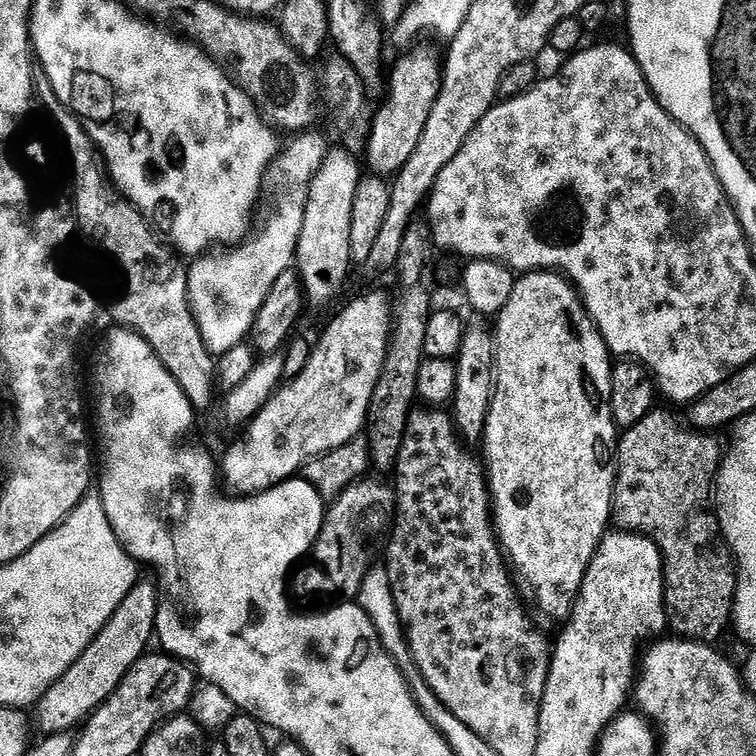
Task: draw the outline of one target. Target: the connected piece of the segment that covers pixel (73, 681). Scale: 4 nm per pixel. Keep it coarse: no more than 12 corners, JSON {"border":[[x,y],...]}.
{"border":[[141,579],[41,693],[45,735],[75,729],[145,655],[158,588]]}

